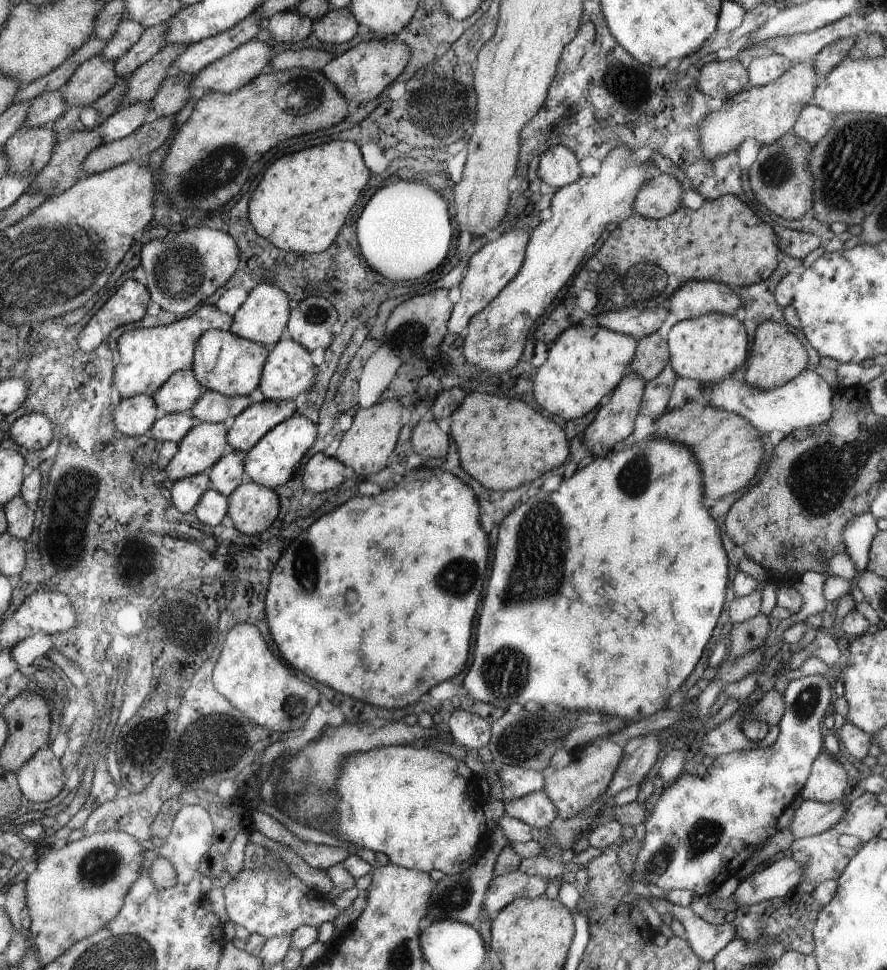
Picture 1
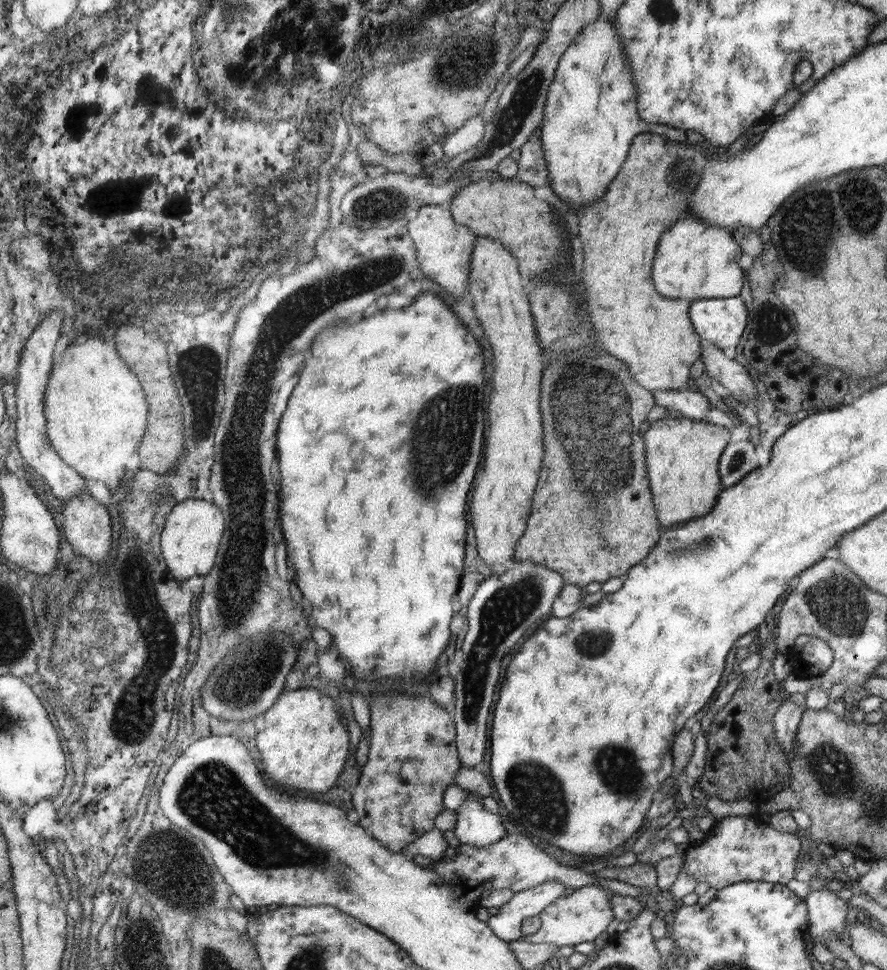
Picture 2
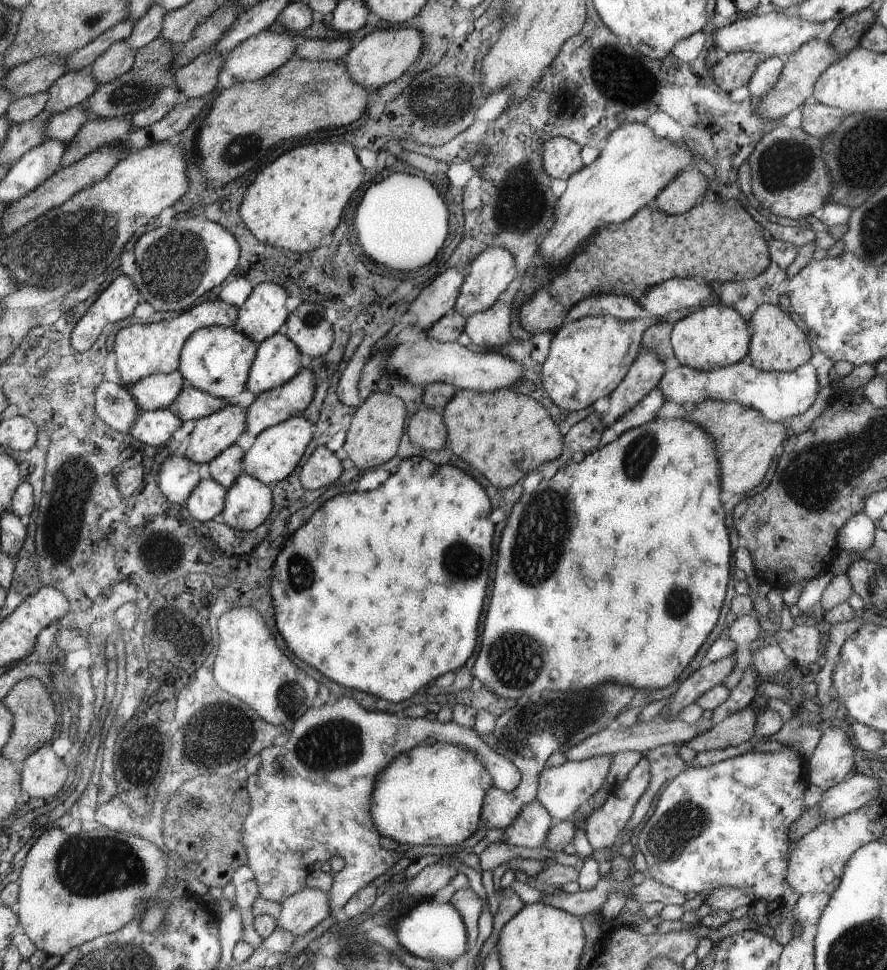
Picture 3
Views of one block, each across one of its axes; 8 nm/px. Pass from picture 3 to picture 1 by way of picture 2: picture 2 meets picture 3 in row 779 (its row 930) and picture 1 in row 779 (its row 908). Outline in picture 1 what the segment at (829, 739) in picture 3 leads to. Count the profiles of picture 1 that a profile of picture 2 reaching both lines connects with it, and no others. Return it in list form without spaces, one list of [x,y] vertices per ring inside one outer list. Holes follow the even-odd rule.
[[[829,752],[819,754],[814,761],[810,778],[799,794],[806,799],[820,802],[844,800],[848,774],[840,760],[834,760]]]

